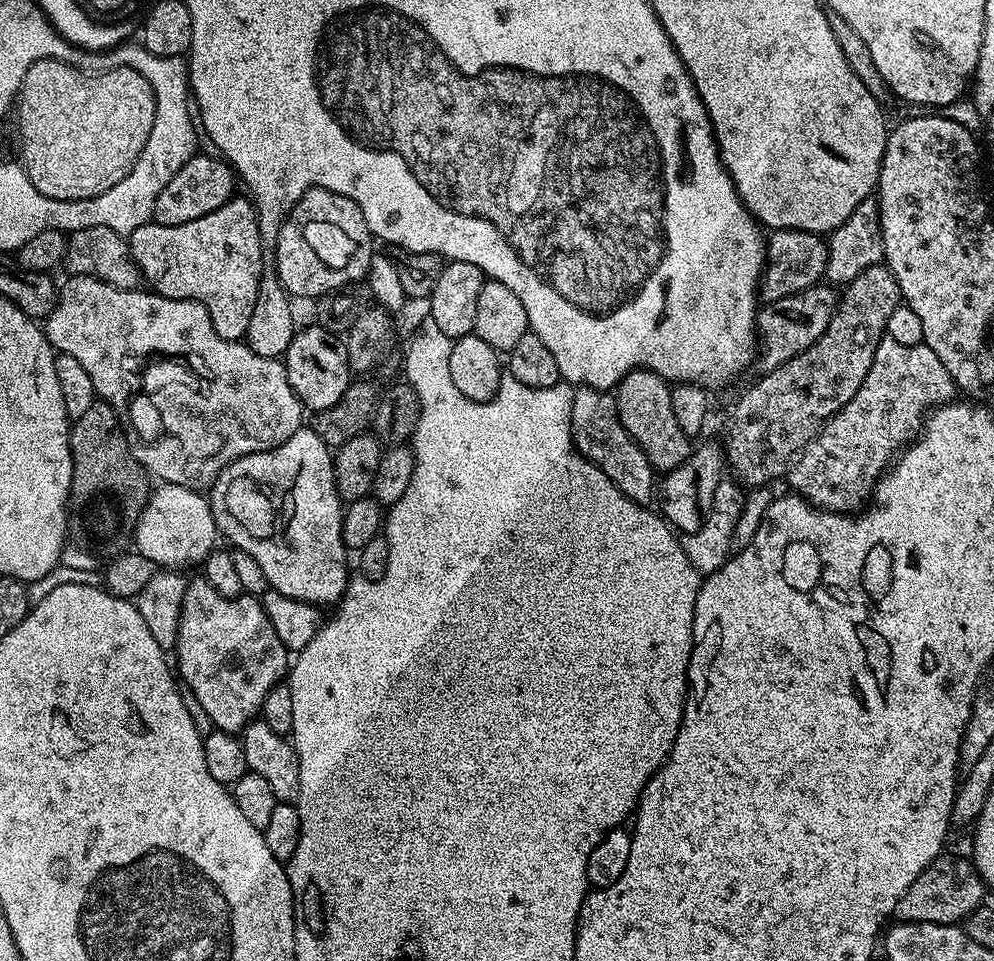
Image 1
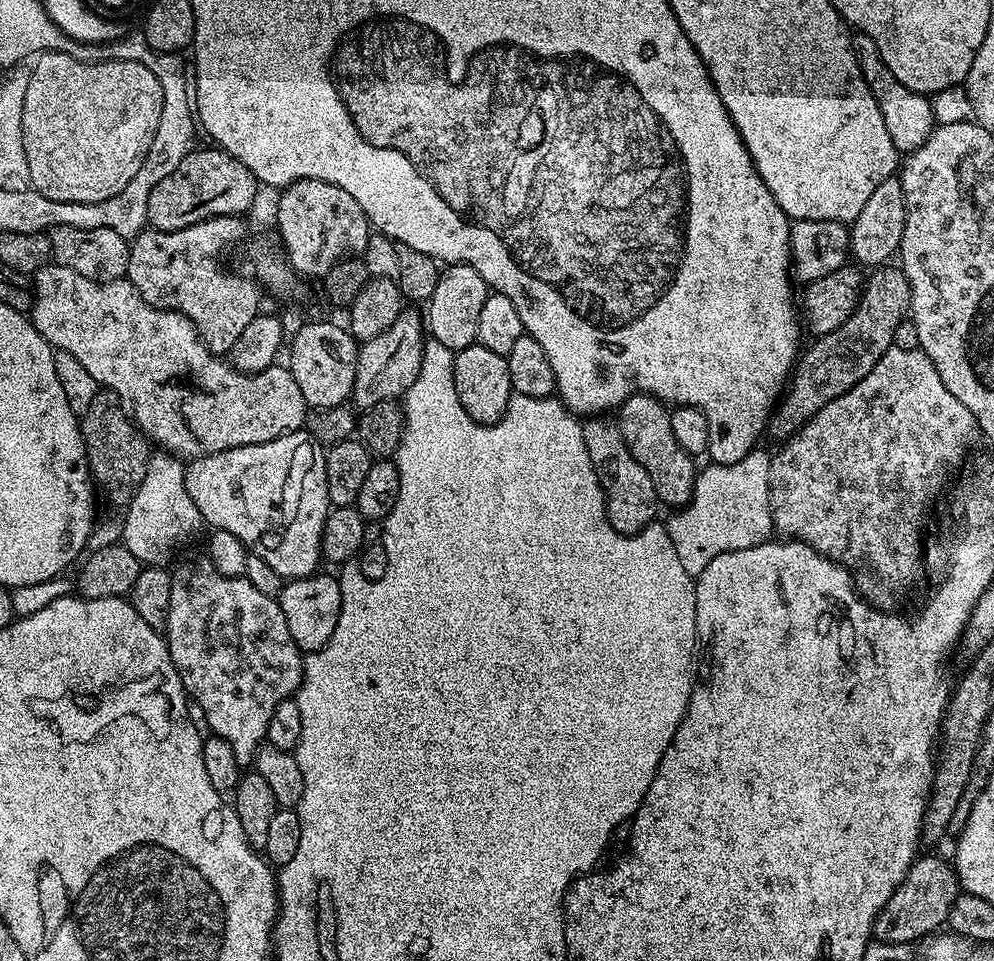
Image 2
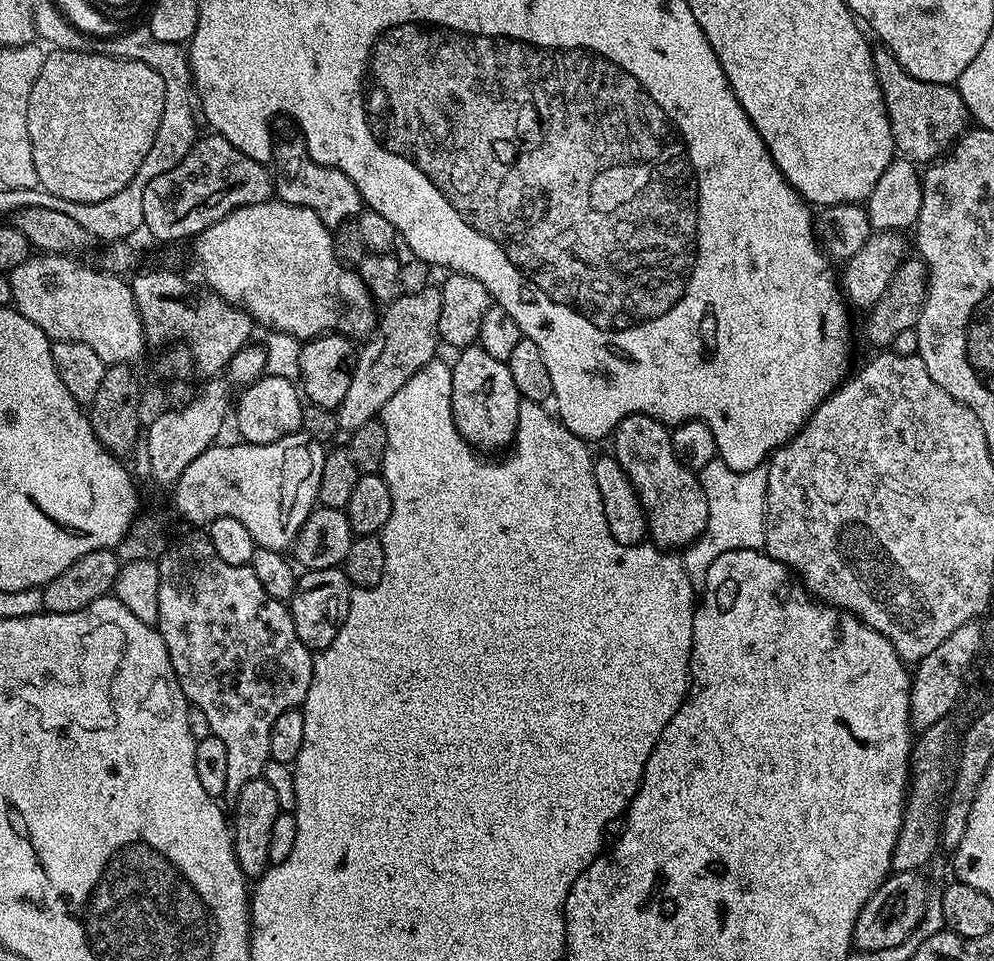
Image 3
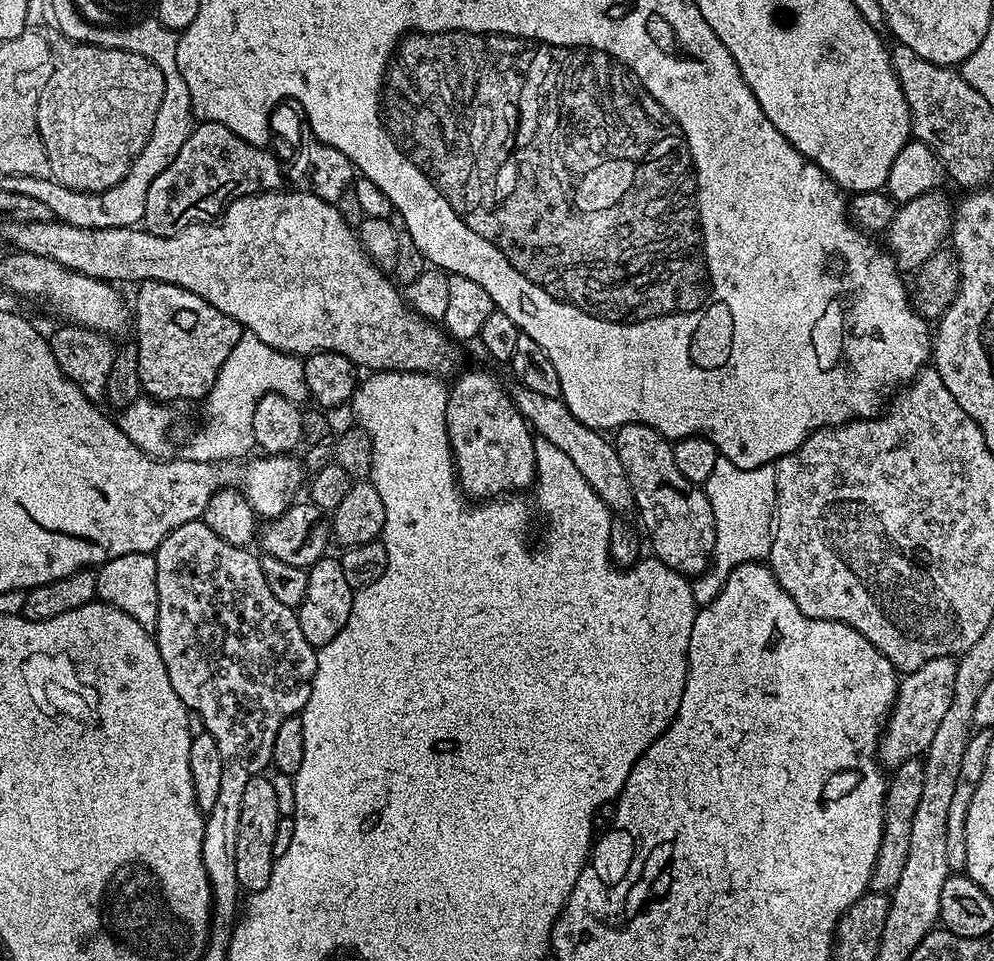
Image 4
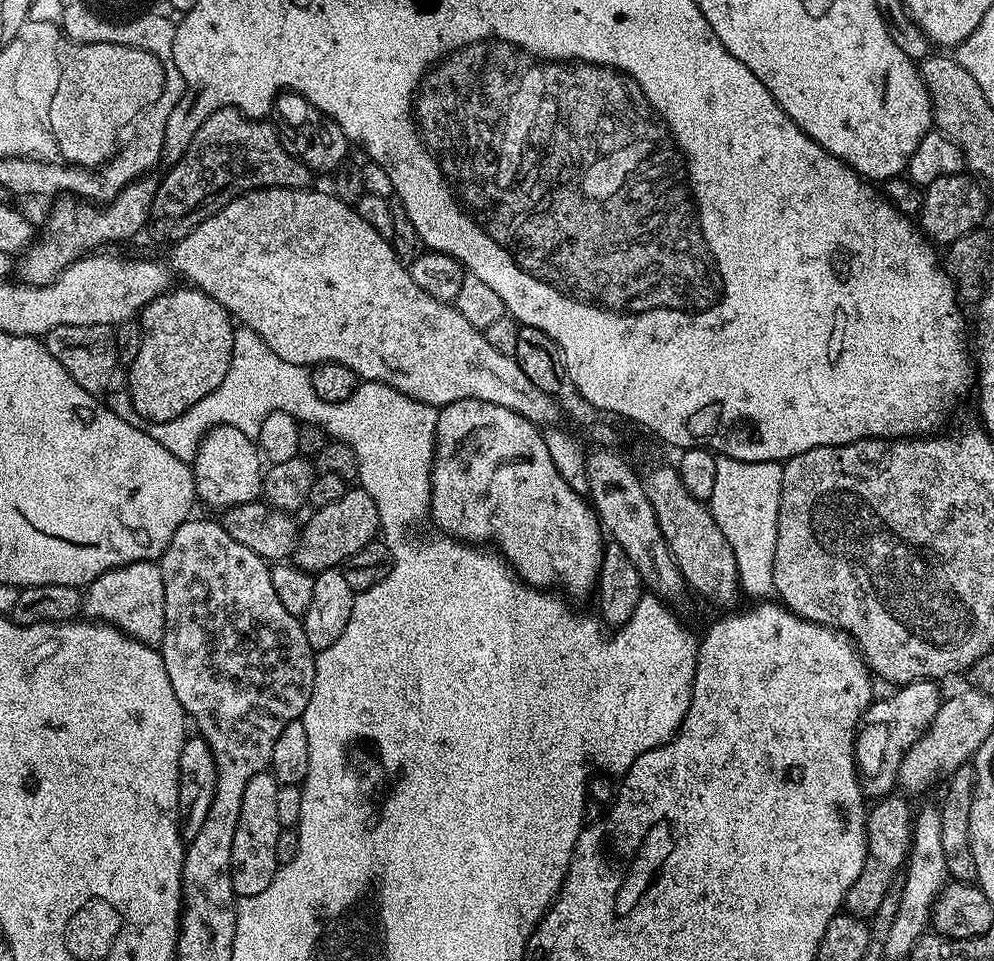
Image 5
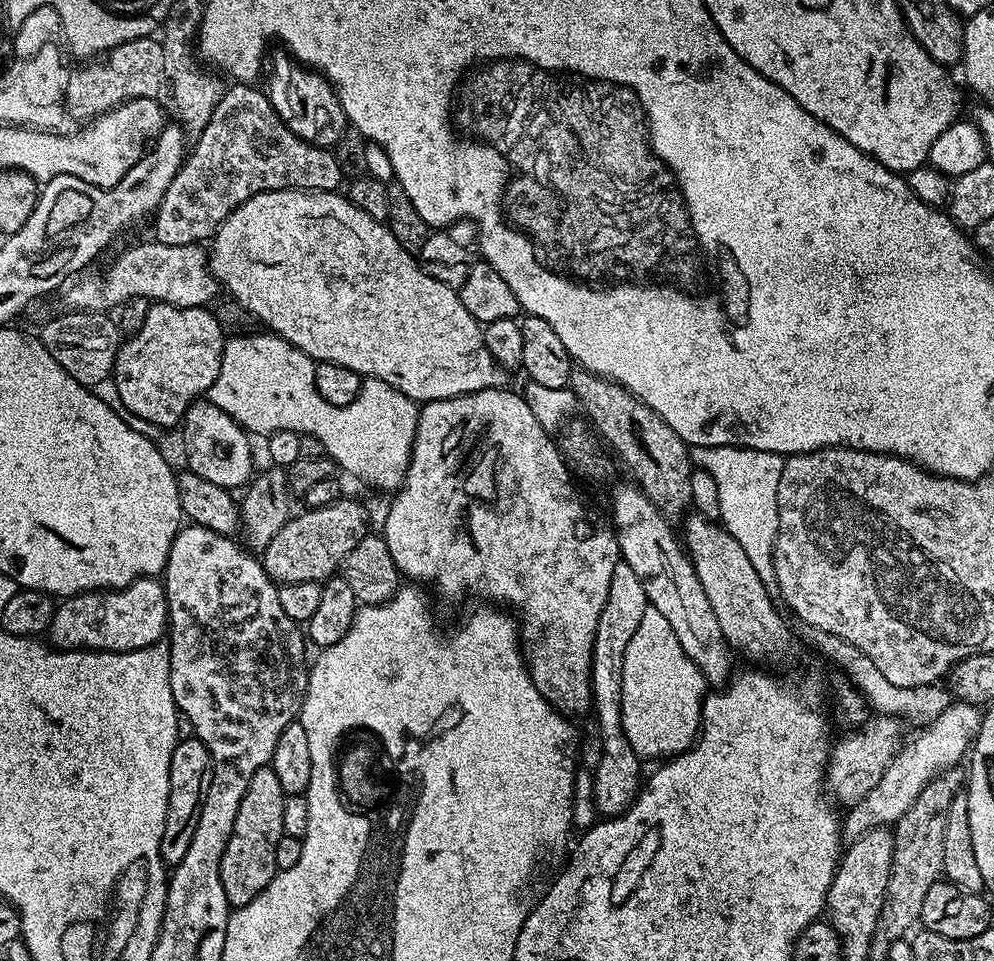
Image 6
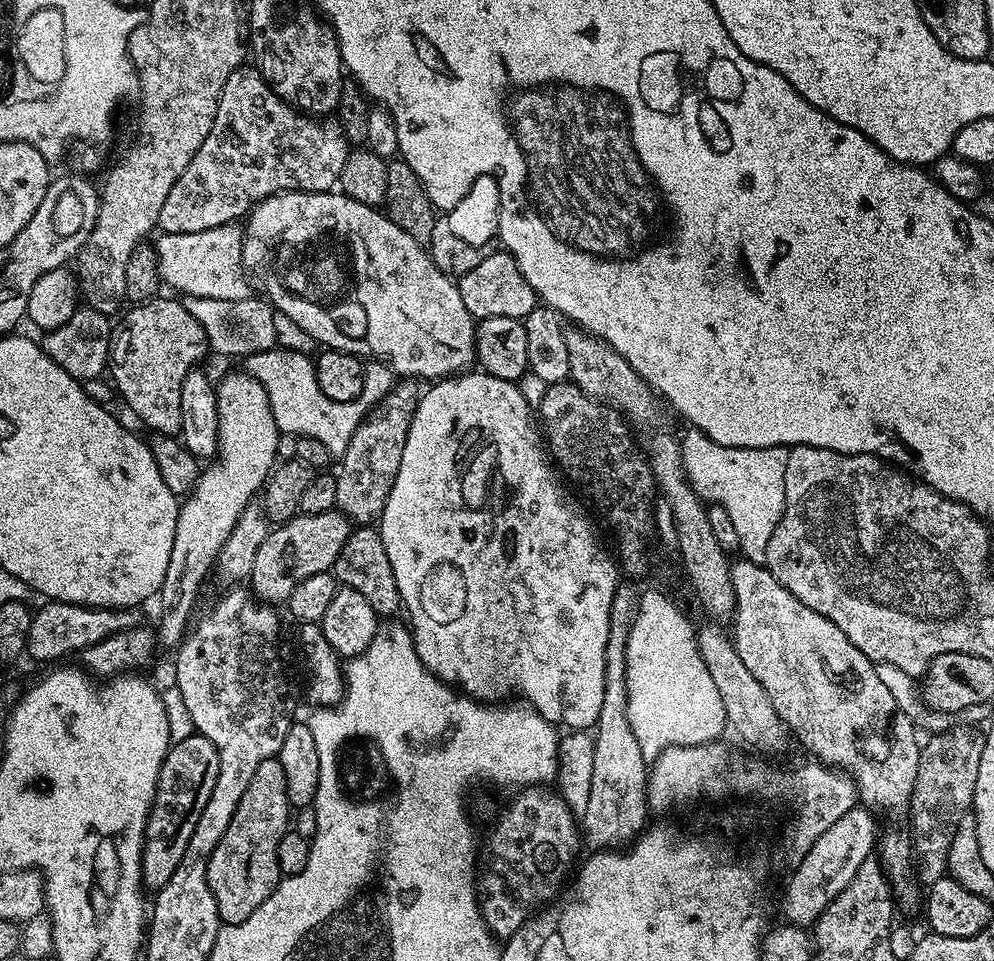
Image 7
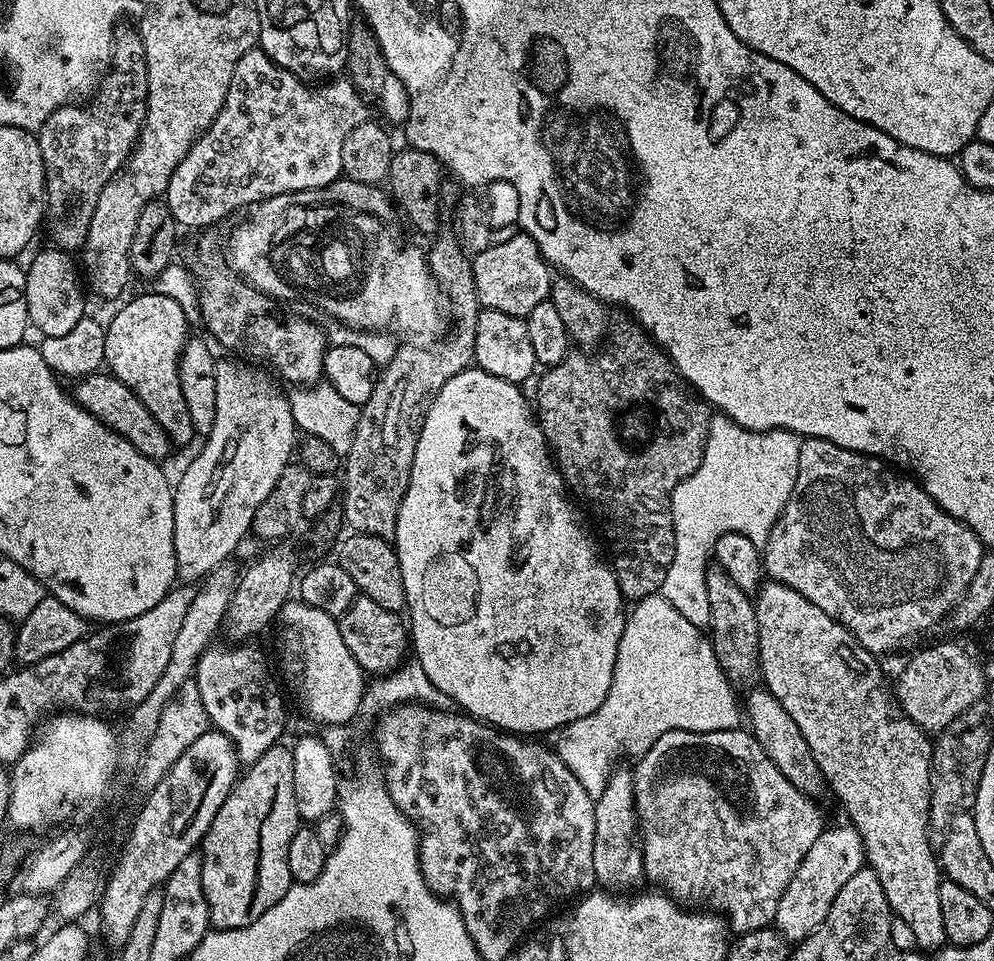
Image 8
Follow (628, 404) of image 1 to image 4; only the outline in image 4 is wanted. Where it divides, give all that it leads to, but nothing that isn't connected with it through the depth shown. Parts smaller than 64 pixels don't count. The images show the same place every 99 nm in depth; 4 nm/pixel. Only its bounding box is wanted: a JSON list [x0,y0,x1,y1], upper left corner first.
[614,424,716,578]

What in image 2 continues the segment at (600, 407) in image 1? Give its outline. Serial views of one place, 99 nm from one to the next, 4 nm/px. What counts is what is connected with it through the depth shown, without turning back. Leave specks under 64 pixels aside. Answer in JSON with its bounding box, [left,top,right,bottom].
[583,418,658,536]

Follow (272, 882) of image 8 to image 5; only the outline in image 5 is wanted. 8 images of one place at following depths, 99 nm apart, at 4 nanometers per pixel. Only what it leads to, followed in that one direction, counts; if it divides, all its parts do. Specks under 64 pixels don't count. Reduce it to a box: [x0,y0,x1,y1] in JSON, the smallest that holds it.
[232,770,282,897]

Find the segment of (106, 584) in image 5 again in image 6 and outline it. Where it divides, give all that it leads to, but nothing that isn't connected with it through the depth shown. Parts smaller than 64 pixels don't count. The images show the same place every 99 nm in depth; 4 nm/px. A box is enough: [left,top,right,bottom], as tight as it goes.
[47,578,168,652]

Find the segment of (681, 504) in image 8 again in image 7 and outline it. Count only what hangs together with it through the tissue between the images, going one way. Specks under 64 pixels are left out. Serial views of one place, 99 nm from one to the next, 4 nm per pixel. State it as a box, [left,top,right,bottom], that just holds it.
[680,430,789,558]

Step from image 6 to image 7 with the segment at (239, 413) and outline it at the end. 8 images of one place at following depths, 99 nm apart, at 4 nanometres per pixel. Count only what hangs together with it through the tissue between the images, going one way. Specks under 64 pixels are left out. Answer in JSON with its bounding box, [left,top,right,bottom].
[247,346,394,458]

